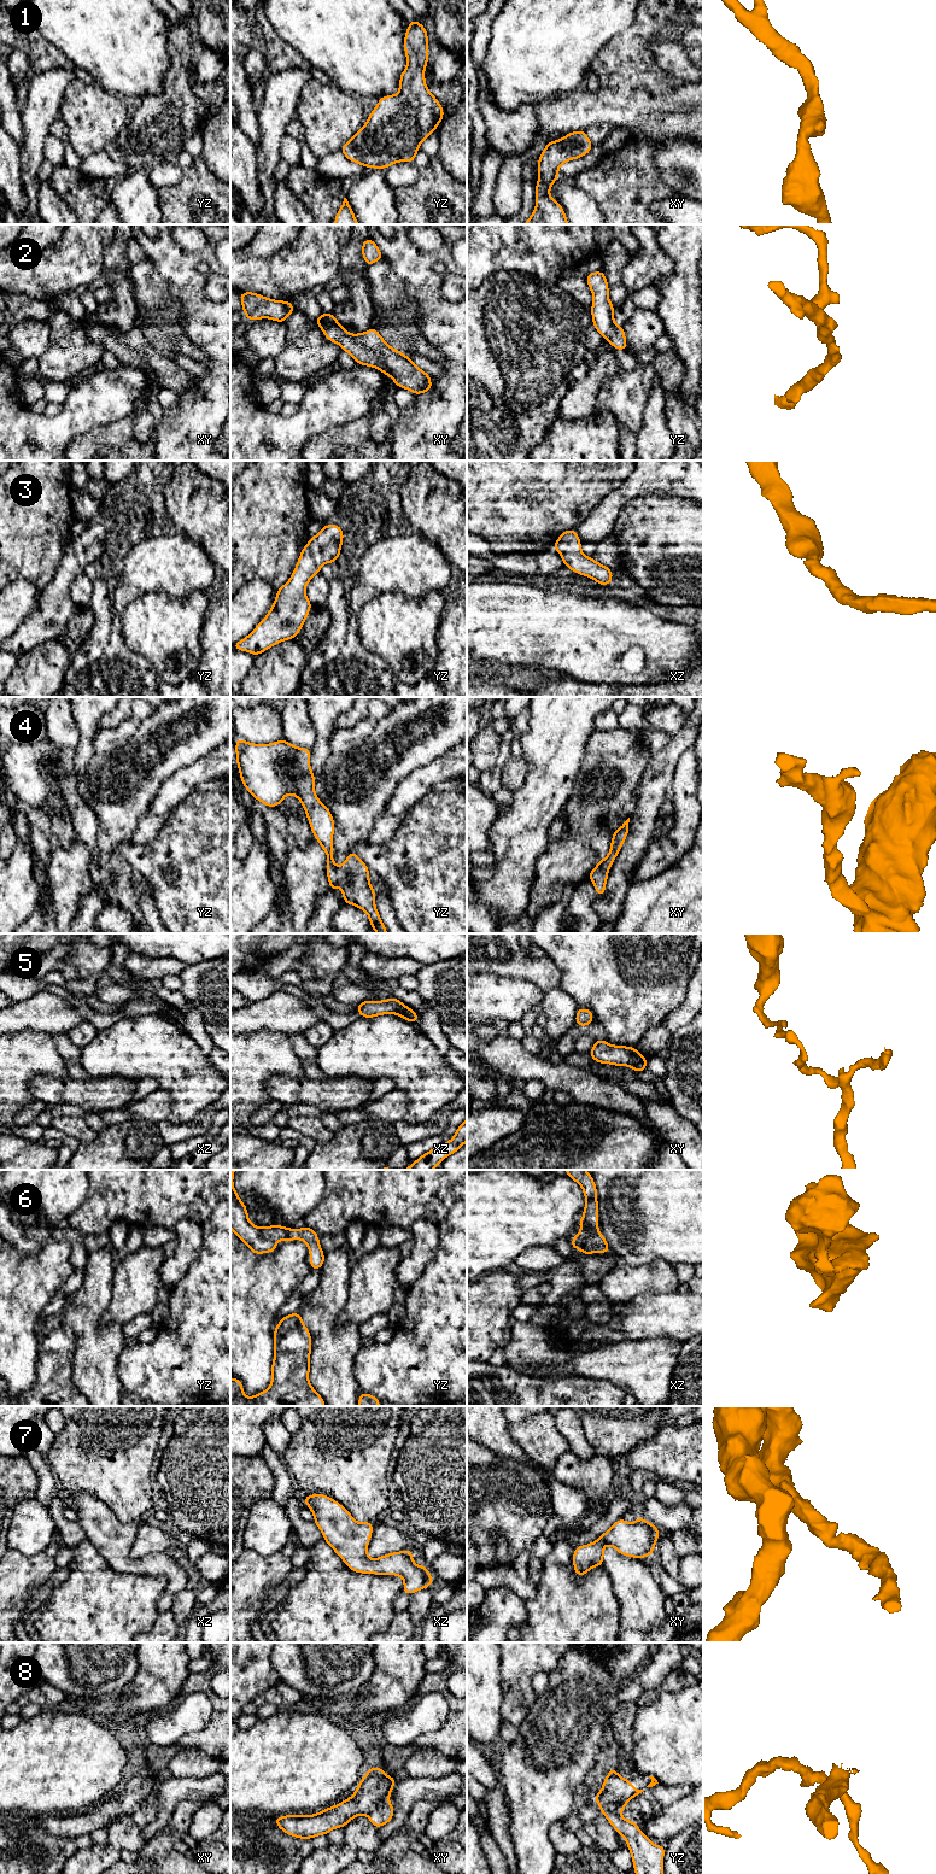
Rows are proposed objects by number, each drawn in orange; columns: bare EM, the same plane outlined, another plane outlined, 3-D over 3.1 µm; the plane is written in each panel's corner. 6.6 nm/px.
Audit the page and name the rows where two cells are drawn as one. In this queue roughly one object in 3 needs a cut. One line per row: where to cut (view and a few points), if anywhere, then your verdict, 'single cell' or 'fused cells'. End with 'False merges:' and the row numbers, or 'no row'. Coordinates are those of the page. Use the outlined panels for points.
1: cut none; single cell
2: cut none; single cell
3: cut none; single cell
4: cut none; single cell
5: cut xy (643, 1055), (630, 1066); fused cells
6: cut none; single cell
7: cut none; single cell
8: cut xy (387, 1799), (379, 1803), (367, 1814); fused cells
False merges: 5, 8

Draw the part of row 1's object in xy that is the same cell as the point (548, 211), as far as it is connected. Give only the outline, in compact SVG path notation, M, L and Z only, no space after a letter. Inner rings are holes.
M585 130L568 133L561 140L549 141L545 145L537 164L539 181L536 182L536 207L532 216L523 224L569 224L563 207L549 194L549 191L558 178L560 166L564 162L586 156L591 151L592 146L593 145L587 137Z

